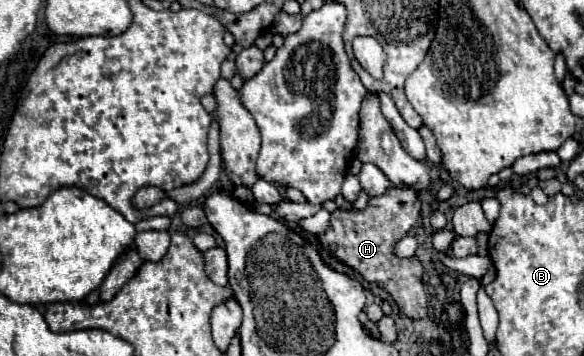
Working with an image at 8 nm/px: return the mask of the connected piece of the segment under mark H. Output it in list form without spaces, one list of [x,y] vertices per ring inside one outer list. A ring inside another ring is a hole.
[[[389,188],[383,196],[371,198],[363,212],[361,210],[333,212],[329,232],[319,236],[321,246],[327,248],[331,256],[355,268],[367,282],[375,282],[381,288],[385,288],[395,298],[401,312],[409,318],[427,316],[427,298],[421,280],[423,270],[419,260],[403,260],[395,256],[393,246],[415,226],[419,210],[421,210],[421,200],[413,188]]]

